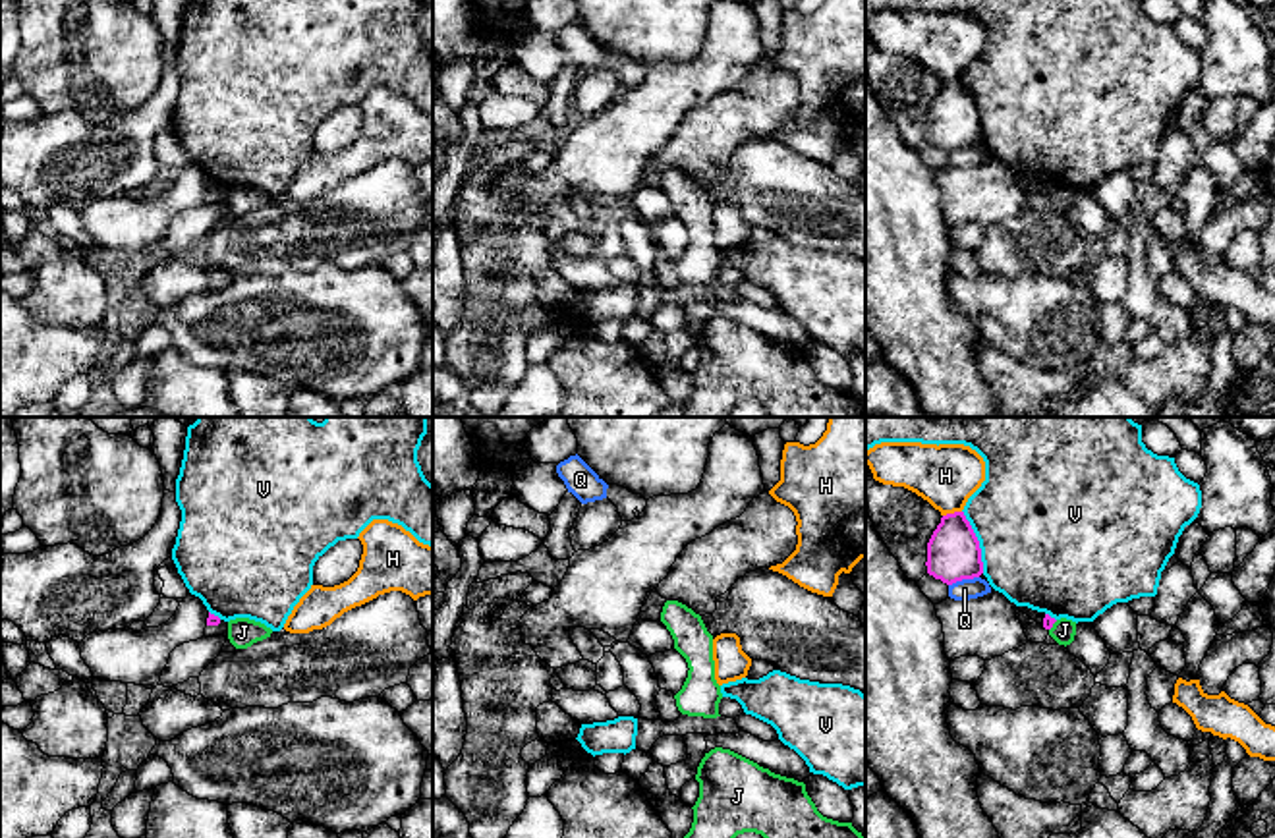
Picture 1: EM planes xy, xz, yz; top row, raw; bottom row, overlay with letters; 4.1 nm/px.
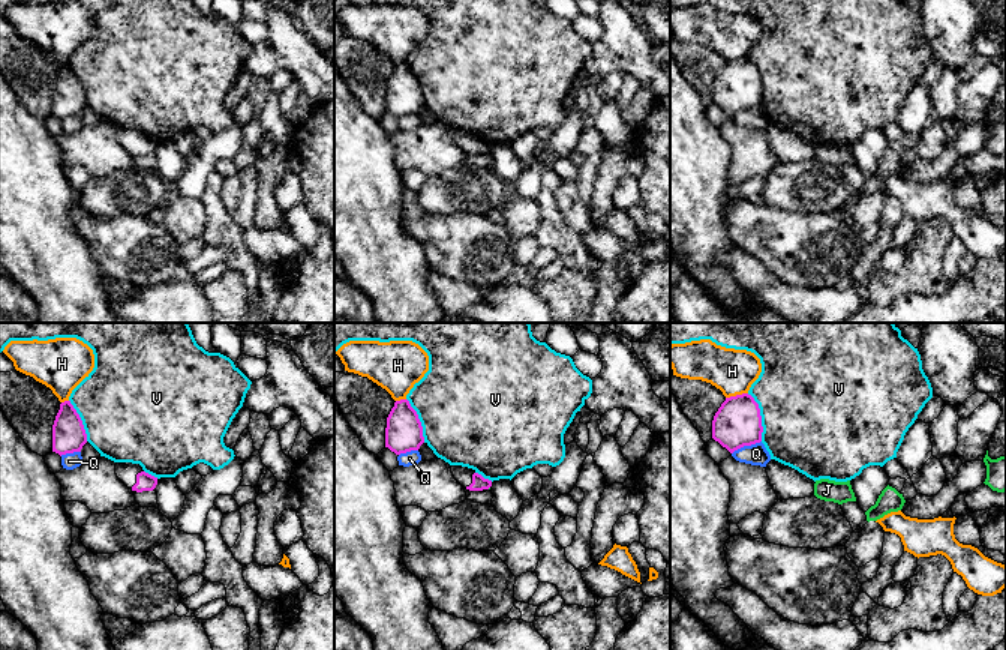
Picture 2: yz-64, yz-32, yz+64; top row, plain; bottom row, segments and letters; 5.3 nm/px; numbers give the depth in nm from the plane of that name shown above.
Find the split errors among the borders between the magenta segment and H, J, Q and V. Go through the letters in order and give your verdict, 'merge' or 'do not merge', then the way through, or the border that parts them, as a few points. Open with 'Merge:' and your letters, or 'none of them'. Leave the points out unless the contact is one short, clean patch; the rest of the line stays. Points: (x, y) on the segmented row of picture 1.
Merge: none of them
H: do not merge
J: do not merge; border yz (1057, 620), (1049, 630)
Q: do not merge
V: do not merge

